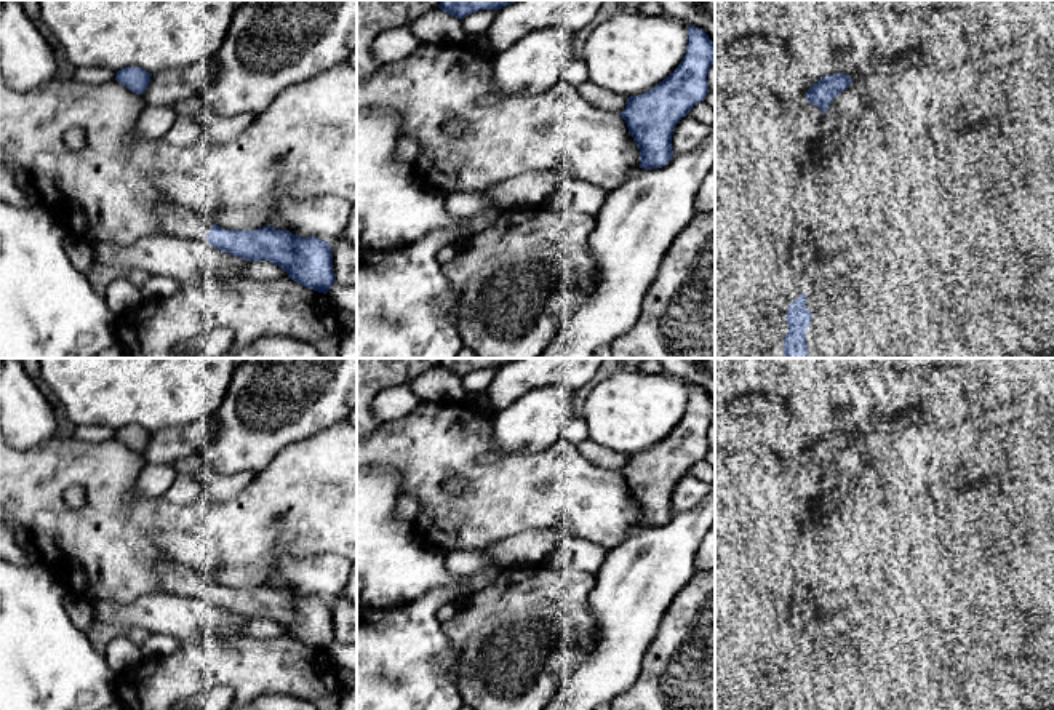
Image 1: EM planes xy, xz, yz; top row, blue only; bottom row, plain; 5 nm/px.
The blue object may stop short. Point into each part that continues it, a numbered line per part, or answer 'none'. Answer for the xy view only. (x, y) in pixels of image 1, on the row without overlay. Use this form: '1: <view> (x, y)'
1: xy (178, 579)

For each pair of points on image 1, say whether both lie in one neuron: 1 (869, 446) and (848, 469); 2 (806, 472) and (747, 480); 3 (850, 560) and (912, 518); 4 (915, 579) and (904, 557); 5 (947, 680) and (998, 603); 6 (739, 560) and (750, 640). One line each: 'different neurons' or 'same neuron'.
1: same neuron
2: same neuron
3: same neuron
4: same neuron
5: different neurons
6: different neurons

